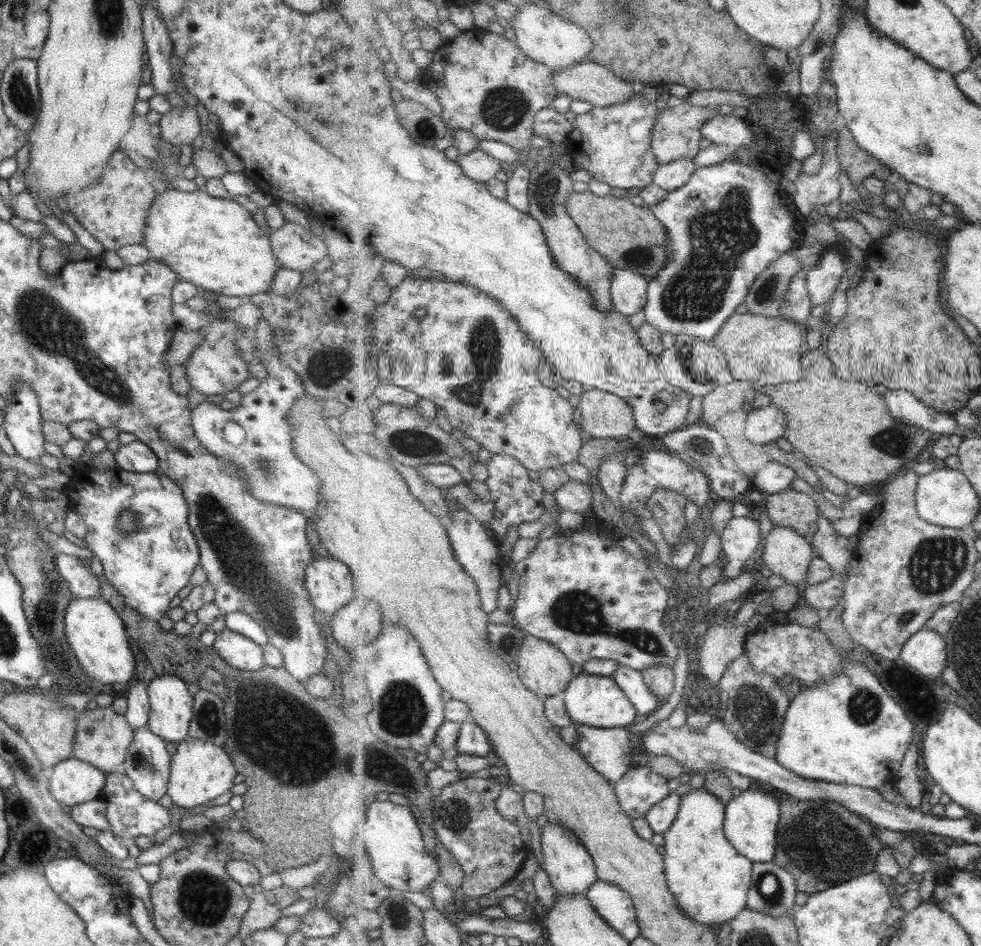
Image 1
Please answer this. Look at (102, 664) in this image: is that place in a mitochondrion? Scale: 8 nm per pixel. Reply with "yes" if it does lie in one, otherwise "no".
no

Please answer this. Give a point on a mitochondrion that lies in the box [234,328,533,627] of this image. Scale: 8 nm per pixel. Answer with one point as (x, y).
(414, 442)

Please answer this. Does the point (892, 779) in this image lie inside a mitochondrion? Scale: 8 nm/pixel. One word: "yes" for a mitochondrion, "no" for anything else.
no

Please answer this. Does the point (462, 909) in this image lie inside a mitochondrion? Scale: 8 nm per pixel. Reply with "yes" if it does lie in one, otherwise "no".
no

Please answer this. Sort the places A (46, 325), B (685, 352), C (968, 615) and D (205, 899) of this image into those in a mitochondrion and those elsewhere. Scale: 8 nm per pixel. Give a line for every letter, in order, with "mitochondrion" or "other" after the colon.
A: mitochondrion
B: mitochondrion
C: mitochondrion
D: mitochondrion

